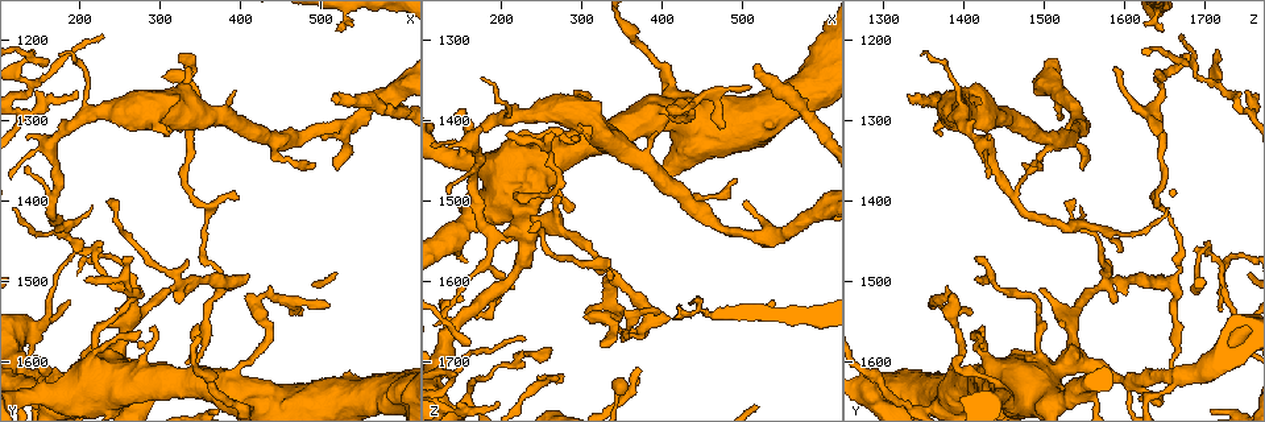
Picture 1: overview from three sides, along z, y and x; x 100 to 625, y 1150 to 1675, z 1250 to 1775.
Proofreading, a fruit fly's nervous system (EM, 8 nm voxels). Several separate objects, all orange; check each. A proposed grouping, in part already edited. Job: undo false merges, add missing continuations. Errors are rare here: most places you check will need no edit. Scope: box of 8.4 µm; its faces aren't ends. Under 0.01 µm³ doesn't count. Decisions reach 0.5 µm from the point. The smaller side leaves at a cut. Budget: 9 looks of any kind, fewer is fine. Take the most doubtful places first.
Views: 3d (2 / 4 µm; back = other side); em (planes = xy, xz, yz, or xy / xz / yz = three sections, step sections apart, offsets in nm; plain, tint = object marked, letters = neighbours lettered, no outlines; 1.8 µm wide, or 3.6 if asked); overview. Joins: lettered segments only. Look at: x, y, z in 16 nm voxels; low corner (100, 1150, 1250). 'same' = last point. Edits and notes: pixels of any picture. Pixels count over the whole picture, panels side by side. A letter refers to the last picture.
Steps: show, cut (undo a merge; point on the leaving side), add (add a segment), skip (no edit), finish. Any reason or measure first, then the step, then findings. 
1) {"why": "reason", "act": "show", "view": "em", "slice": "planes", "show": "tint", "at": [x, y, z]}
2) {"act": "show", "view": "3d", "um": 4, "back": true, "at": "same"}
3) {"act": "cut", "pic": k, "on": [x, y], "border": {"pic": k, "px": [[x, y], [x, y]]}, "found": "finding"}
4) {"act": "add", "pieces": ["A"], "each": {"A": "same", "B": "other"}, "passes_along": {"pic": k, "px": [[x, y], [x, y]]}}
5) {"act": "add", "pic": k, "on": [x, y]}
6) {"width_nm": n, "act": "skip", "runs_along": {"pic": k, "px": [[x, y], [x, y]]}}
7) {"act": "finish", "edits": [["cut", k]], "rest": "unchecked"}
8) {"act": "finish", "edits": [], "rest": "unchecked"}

{"why": "branch stops here", "act": "show", "view": "em", "slice": "planes", "show": "letters", "at": [520, 1265, 1330]}

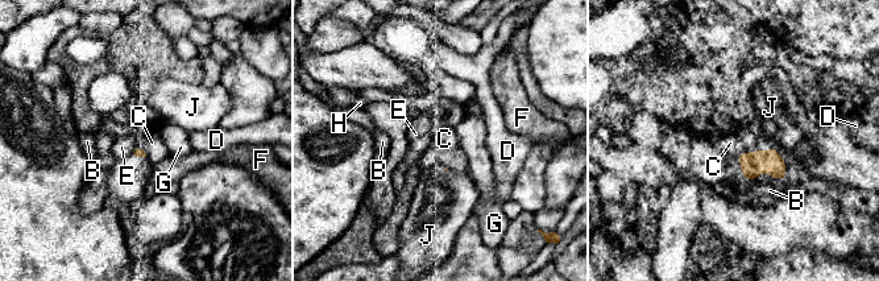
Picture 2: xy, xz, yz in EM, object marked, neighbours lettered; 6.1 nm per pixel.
{"longest_contact_nm": ["H", 180], "act": "add", "pieces": ["H"], "each": {"B": "other", "C": "other", "D": "other", "E": "other", "F": "other", "G": "other", "H": "same", "J": "other"}, "found": "it goes on there"}

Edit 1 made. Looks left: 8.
{"act": "show", "view": "overview"}

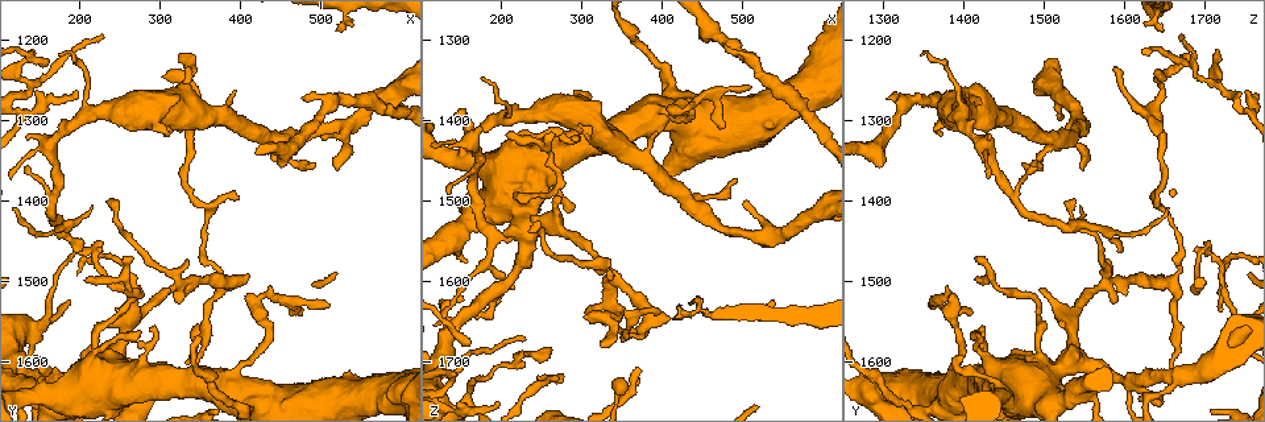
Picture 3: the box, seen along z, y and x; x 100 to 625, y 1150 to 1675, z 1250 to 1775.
{"why": "arms run side by side", "act": "show", "view": "em", "um": 3.6, "slice": "xz", "step": 4, "show": "tint", "at": [300, 1295, 1405]}

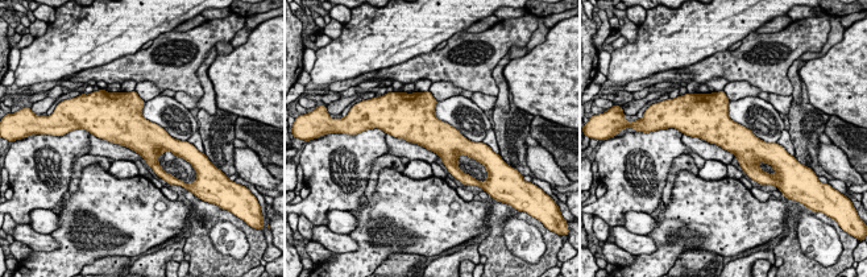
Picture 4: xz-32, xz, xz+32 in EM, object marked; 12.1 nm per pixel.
{"act": "show", "view": "em", "um": 3.6, "slice": "xy", "step": 16, "show": "letters", "at": "same"}

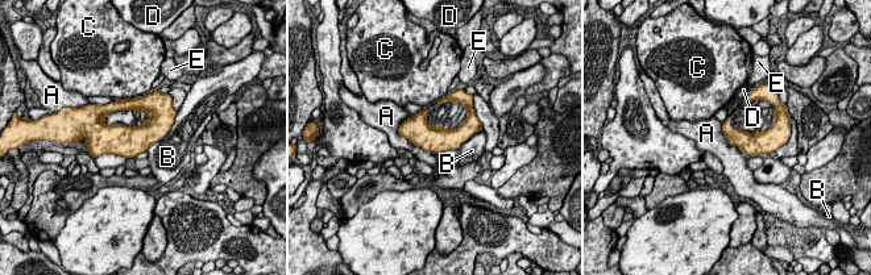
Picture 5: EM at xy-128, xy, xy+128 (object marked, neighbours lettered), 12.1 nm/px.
{"width_nm": 220, "act": "skip", "each": {"A": "other", "B": "other", "C": "other", "D": "other", "E": "other"}, "border": {"pic": 5, "px": [[405, 119], [398, 132], [434, 154]]}, "found": "all the same neuron"}

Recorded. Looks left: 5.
{"why": "small branch off a trunk", "act": "show", "view": "em", "um": 3.6, "slice": "planes", "show": "letters", "at": [240, 1610, 1440]}

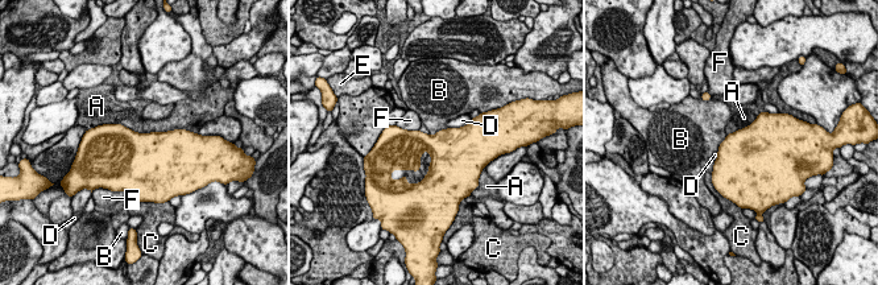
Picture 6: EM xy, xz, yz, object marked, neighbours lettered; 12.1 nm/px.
{"longest_contact_nm": ["A", 1050], "act": "skip", "each": {"A": "other", "B": "other", "C": "other", "D": "other", "E": "other", "F": "other"}, "border": {"pic": 6, "px": [[447, 128], [429, 135]]}, "found": "one neuron here"}

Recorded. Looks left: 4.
{"why": "small branch off a trunk", "act": "show", "view": "3d", "um": 2, "at": [140, 1620, 1655]}

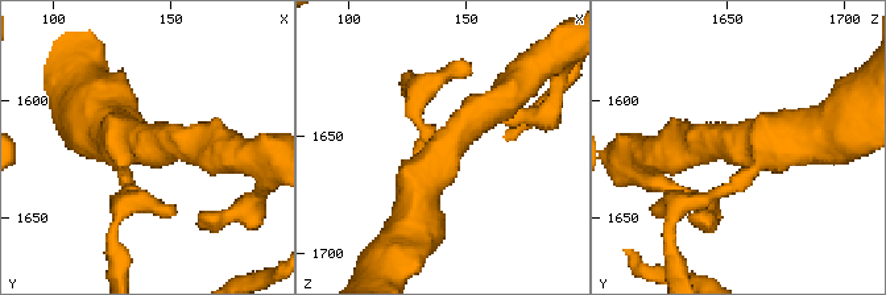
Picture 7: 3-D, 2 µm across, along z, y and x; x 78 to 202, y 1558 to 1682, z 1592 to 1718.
{"arms": 3, "act": "show", "view": "em", "slice": "planes", "show": "letters", "at": [142, 1620, 1657]}

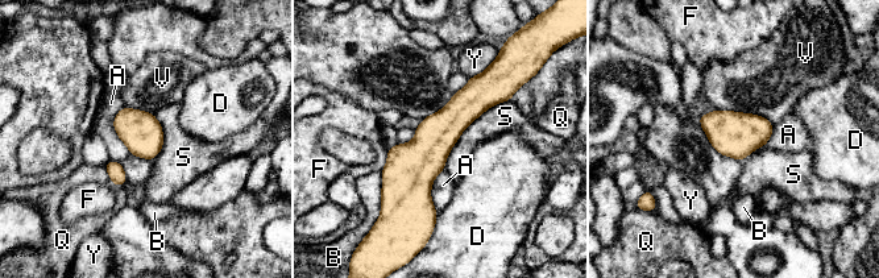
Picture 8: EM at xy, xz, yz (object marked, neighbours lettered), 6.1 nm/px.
{"act": "skip", "each": {"A": "other", "B": "other", "D": "other", "F": "other", "Q": "other", "S": "other", "V": "other", "Y": "other"}, "found": "all the same neuron"}

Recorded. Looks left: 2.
{"act": "finish", "edits": [["add", 2]], "rest": "unchecked"}

